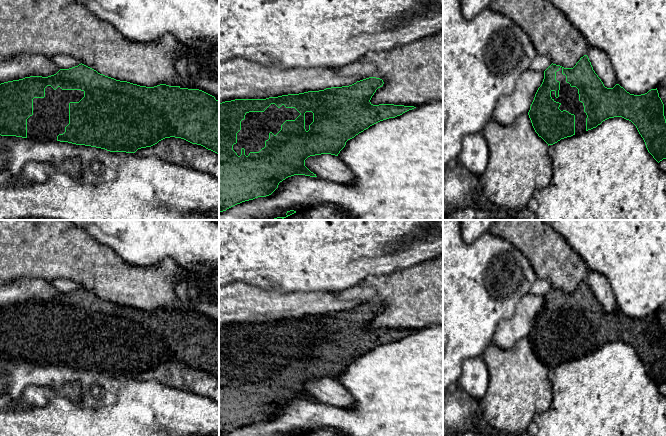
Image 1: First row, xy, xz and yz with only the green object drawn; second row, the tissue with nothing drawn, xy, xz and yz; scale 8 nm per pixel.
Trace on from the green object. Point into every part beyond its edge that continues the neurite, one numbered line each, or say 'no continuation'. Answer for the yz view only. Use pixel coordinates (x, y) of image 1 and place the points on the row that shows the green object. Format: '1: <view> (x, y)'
no continuation

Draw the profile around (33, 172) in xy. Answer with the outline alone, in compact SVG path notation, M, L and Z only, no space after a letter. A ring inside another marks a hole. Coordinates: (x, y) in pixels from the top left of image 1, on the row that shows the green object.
M78 158L66 160L61 165L30 161L24 165L21 174L18 176L13 176L7 171L0 173L0 187L9 185L11 182L13 182L14 184L43 183L48 179L50 175L57 172L69 174L73 178L79 178L82 174L81 162Z

